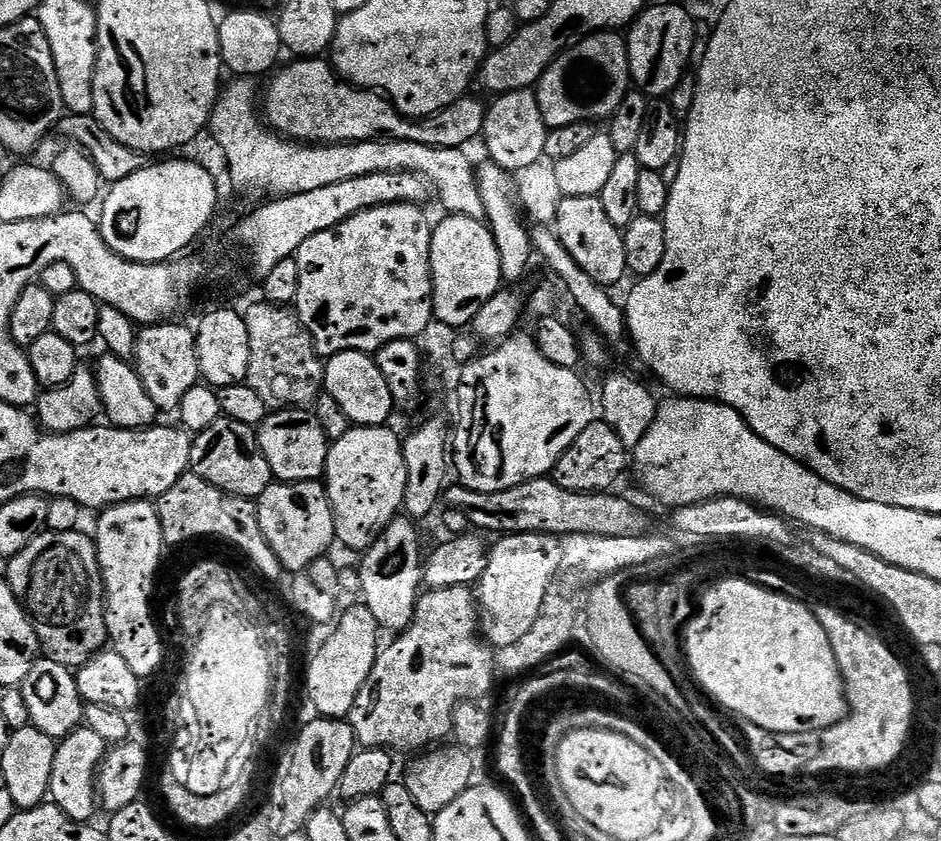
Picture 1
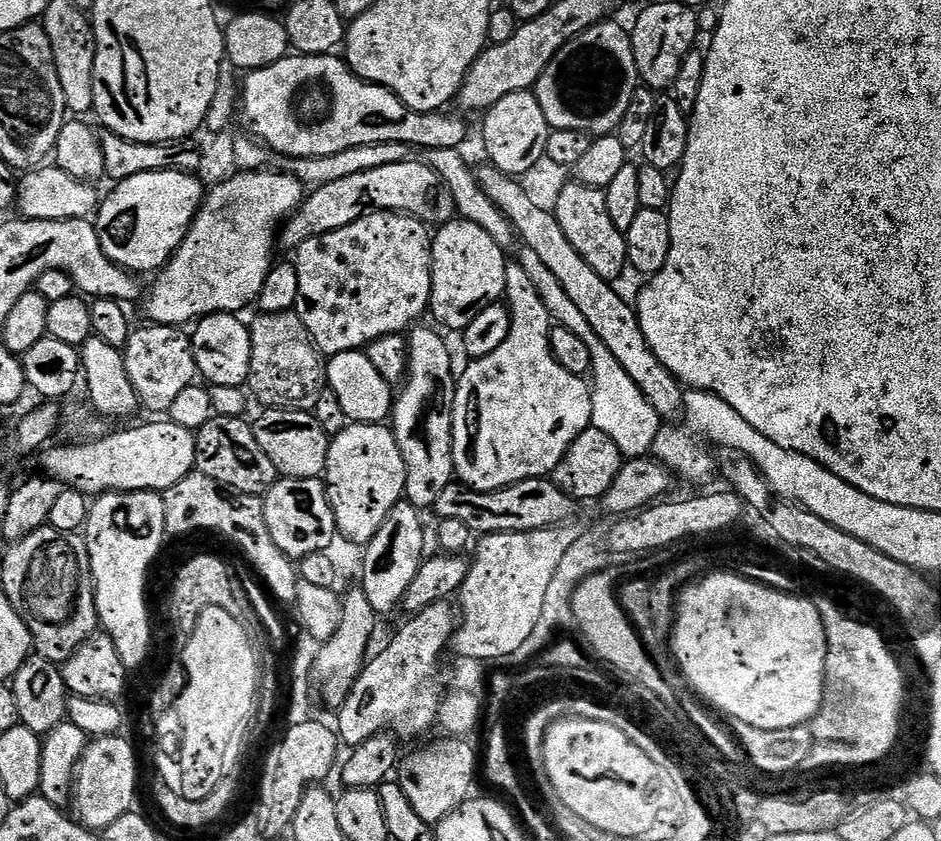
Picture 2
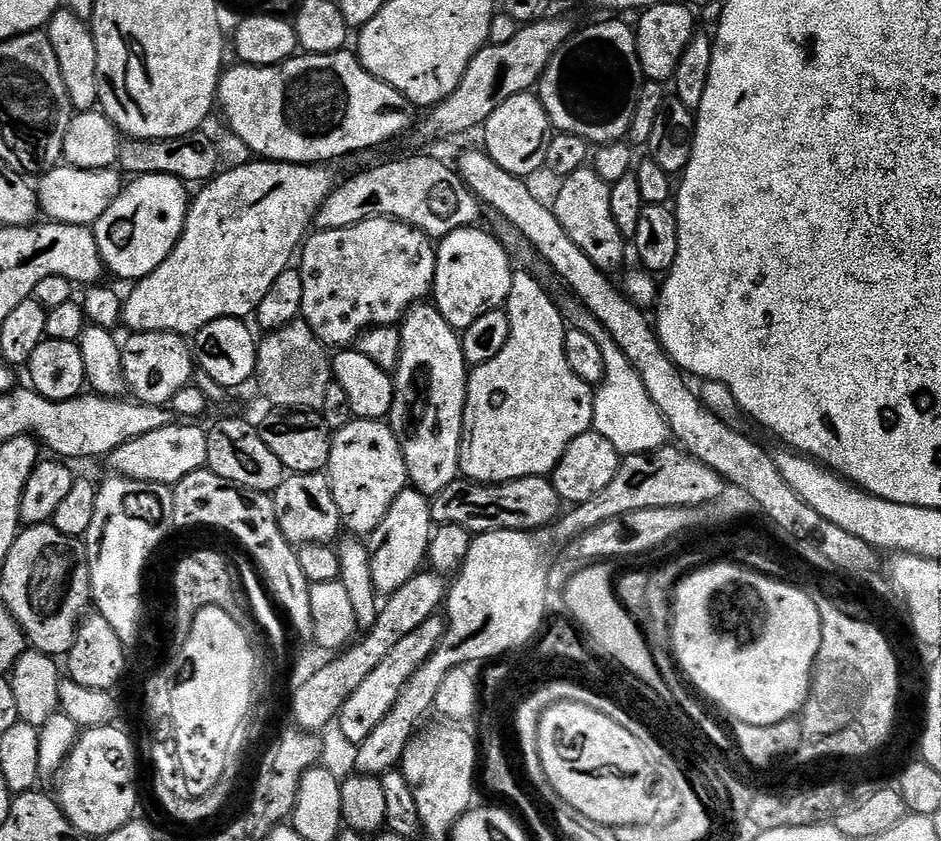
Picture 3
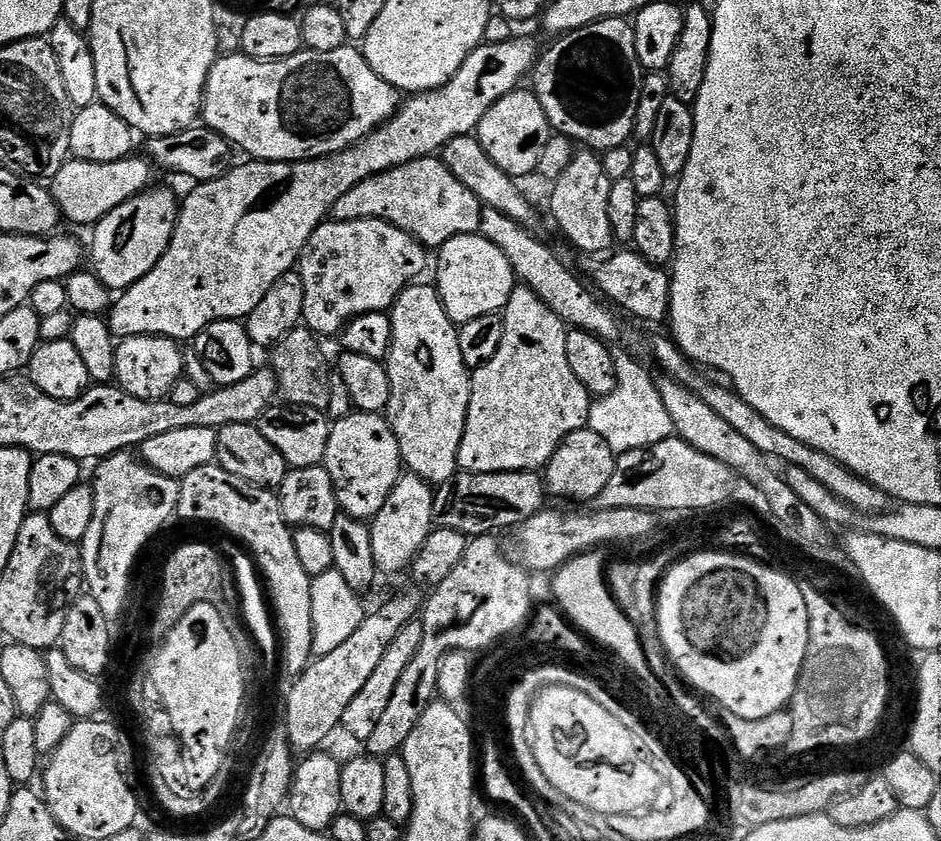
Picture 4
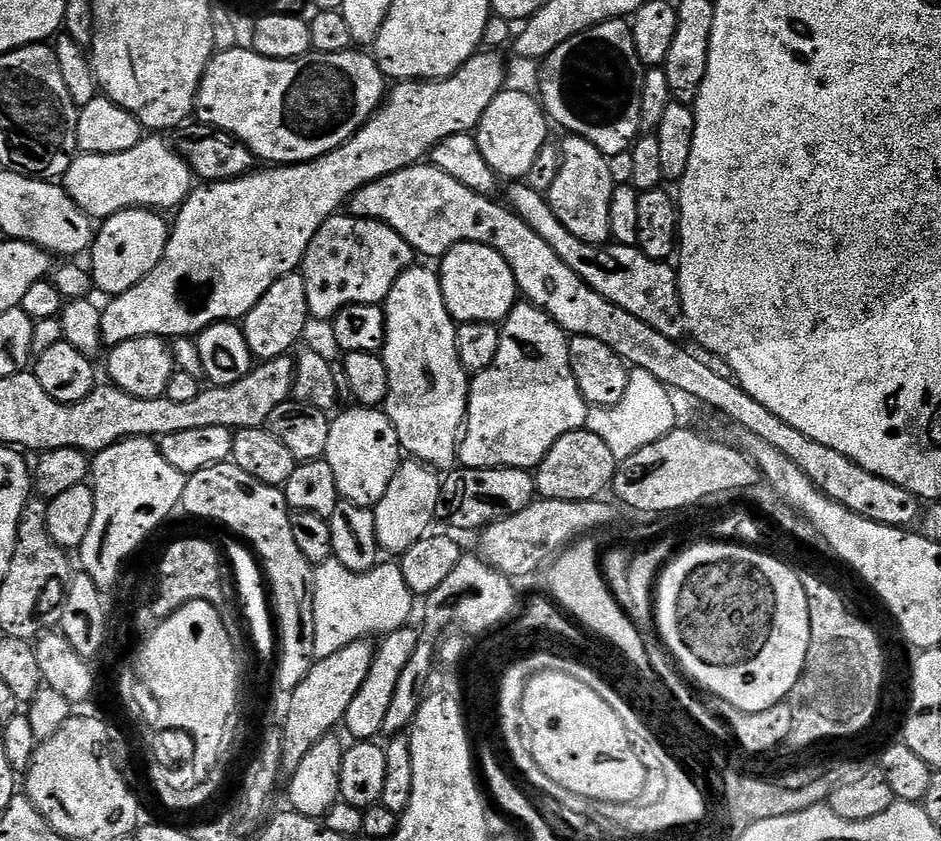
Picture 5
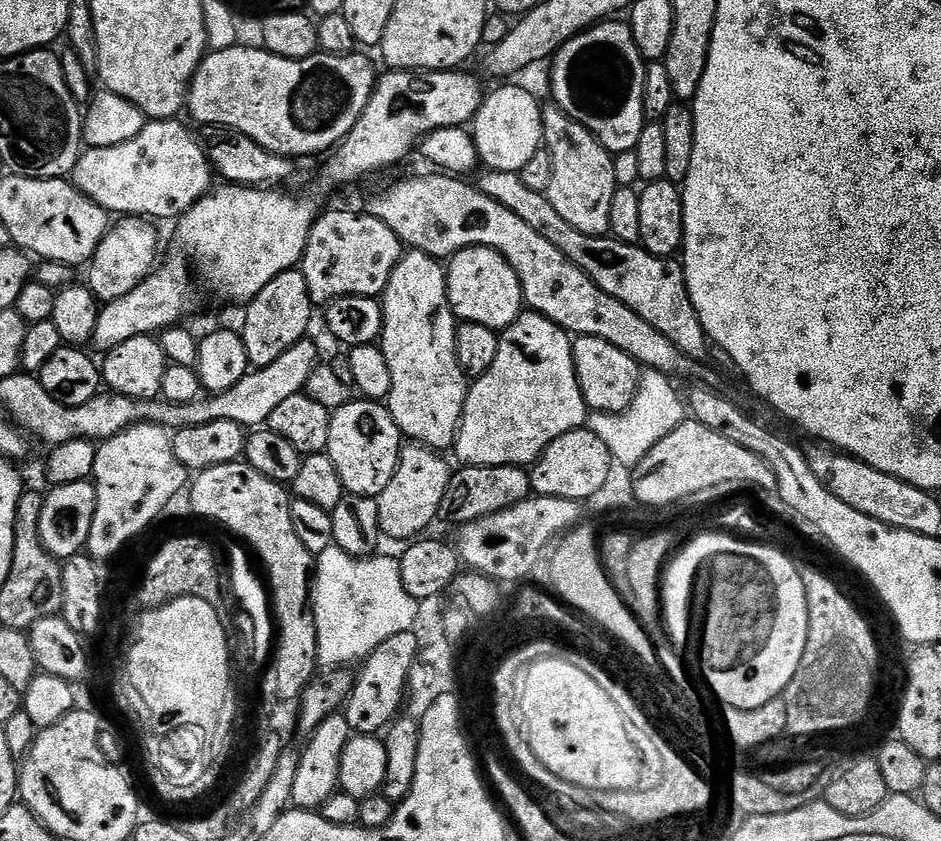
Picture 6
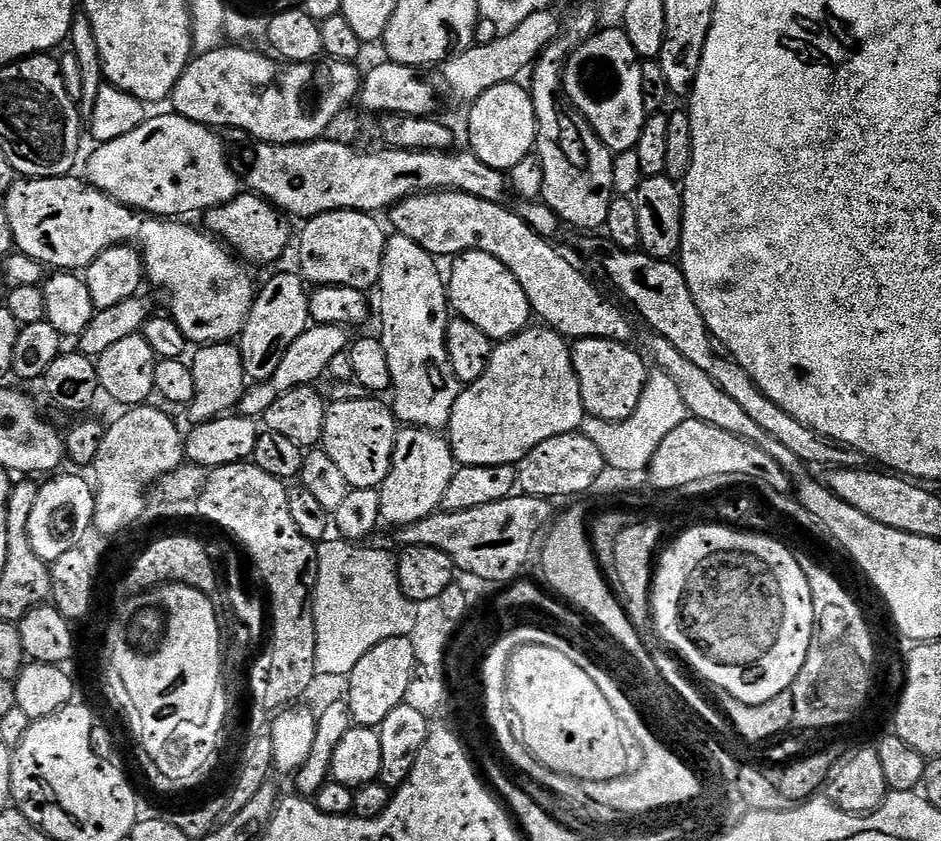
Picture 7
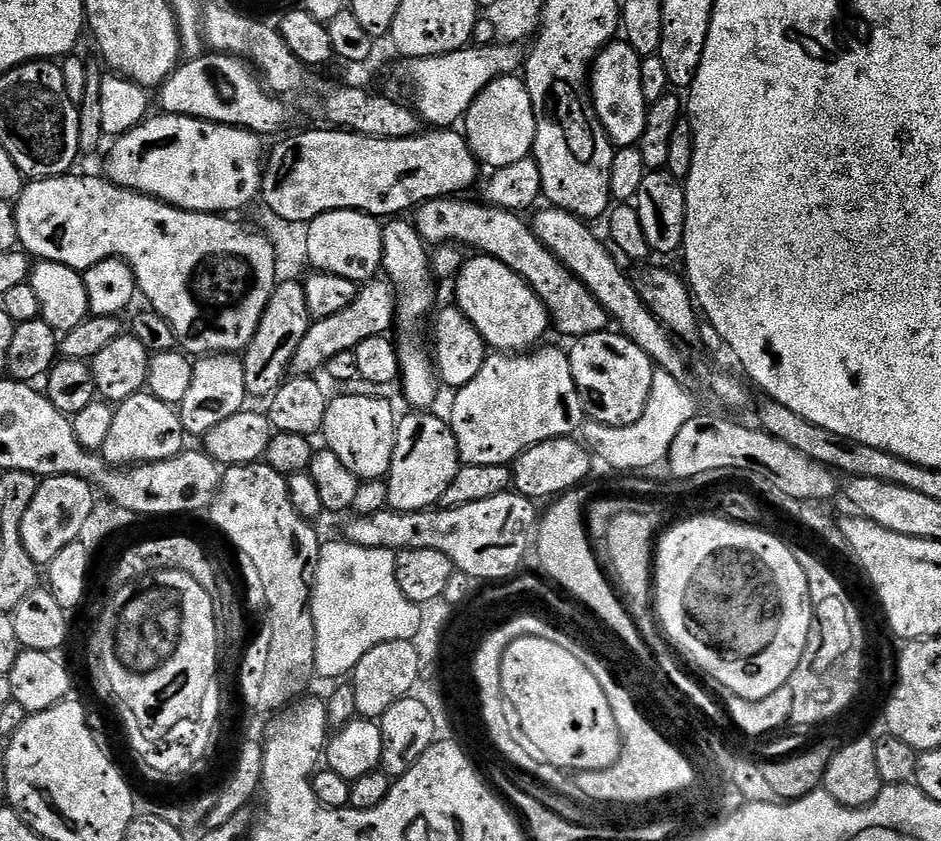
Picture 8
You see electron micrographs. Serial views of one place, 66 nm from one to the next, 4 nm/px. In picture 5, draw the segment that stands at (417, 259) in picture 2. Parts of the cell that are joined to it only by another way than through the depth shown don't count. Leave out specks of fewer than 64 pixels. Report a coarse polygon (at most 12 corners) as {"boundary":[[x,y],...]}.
{"boundary":[[337,214],[304,255],[308,314],[383,305],[414,264],[380,220]]}

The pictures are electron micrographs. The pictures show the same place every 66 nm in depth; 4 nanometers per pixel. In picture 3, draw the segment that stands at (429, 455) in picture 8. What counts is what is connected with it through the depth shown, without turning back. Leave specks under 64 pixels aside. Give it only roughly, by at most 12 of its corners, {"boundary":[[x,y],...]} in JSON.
{"boundary":[[429,497],[394,498],[367,541],[377,593],[406,586],[425,567]]}

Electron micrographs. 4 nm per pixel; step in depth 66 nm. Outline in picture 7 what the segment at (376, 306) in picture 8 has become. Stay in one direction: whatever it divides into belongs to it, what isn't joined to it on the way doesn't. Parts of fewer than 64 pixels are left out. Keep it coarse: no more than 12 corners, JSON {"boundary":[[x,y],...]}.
{"boundary":[[308,327],[274,378],[245,387],[239,415],[263,417],[282,394],[315,385],[349,347],[349,329]]}

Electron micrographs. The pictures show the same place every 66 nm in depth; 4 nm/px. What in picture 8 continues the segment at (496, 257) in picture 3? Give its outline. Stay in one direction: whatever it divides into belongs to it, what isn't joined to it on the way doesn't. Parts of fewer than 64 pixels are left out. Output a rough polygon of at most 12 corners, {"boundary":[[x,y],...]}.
{"boundary":[[473,255],[455,303],[489,349],[523,354],[550,313],[510,266]]}

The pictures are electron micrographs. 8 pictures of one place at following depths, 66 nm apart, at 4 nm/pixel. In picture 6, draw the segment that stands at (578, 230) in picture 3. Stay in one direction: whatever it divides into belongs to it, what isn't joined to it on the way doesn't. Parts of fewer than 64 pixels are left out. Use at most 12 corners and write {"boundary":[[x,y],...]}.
{"boundary":[[545,107],[550,206],[582,234],[609,235],[614,156]]}

